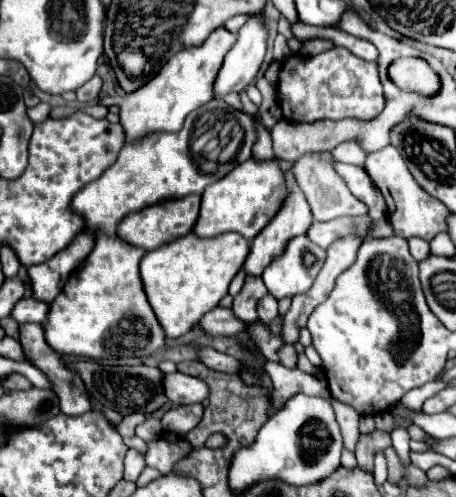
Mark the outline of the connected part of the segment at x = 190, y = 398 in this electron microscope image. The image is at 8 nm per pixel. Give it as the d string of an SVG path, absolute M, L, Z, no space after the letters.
M181 372L165 374L165 394L175 404L201 404L209 400L209 390L203 380L197 380L195 376L187 376Z

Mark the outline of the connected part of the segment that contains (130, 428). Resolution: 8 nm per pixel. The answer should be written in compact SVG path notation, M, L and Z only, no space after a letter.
M131 414L121 424L117 424L117 430L121 436L135 436L135 428L145 420L143 414Z

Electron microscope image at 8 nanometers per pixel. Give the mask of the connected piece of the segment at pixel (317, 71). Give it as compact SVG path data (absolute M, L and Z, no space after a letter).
M331 48L327 52L321 52L317 56L289 56L281 64L279 72L279 106L283 110L285 120L295 120L295 122L315 122L315 120L341 120L347 116L353 118L375 118L383 108L385 108L385 98L383 98L383 88L379 82L377 74L377 64L365 62L351 54L347 48Z

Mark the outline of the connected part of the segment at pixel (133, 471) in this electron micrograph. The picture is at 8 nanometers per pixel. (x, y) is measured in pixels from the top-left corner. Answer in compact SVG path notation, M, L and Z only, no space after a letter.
M129 450L125 456L125 472L123 478L125 480L137 480L137 476L141 474L141 470L145 468L145 460L137 450Z

